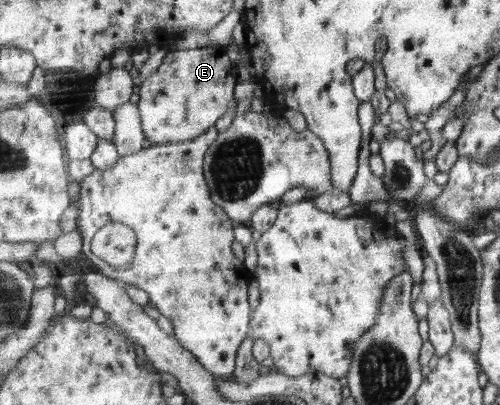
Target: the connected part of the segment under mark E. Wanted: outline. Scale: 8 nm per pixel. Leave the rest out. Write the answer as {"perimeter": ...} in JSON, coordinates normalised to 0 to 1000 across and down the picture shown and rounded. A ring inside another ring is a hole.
{"perimeter":[[[426,114],[392,119],[386,123],[338,123],[318,163],[314,178],[298,193],[278,195],[282,215],[274,262],[286,291],[286,326],[294,346],[310,358],[338,351],[380,348],[402,331],[410,331],[422,314],[432,311],[434,299],[454,279],[460,254],[466,249],[470,212],[474,212],[474,168],[462,143],[454,138],[450,114]]]}

